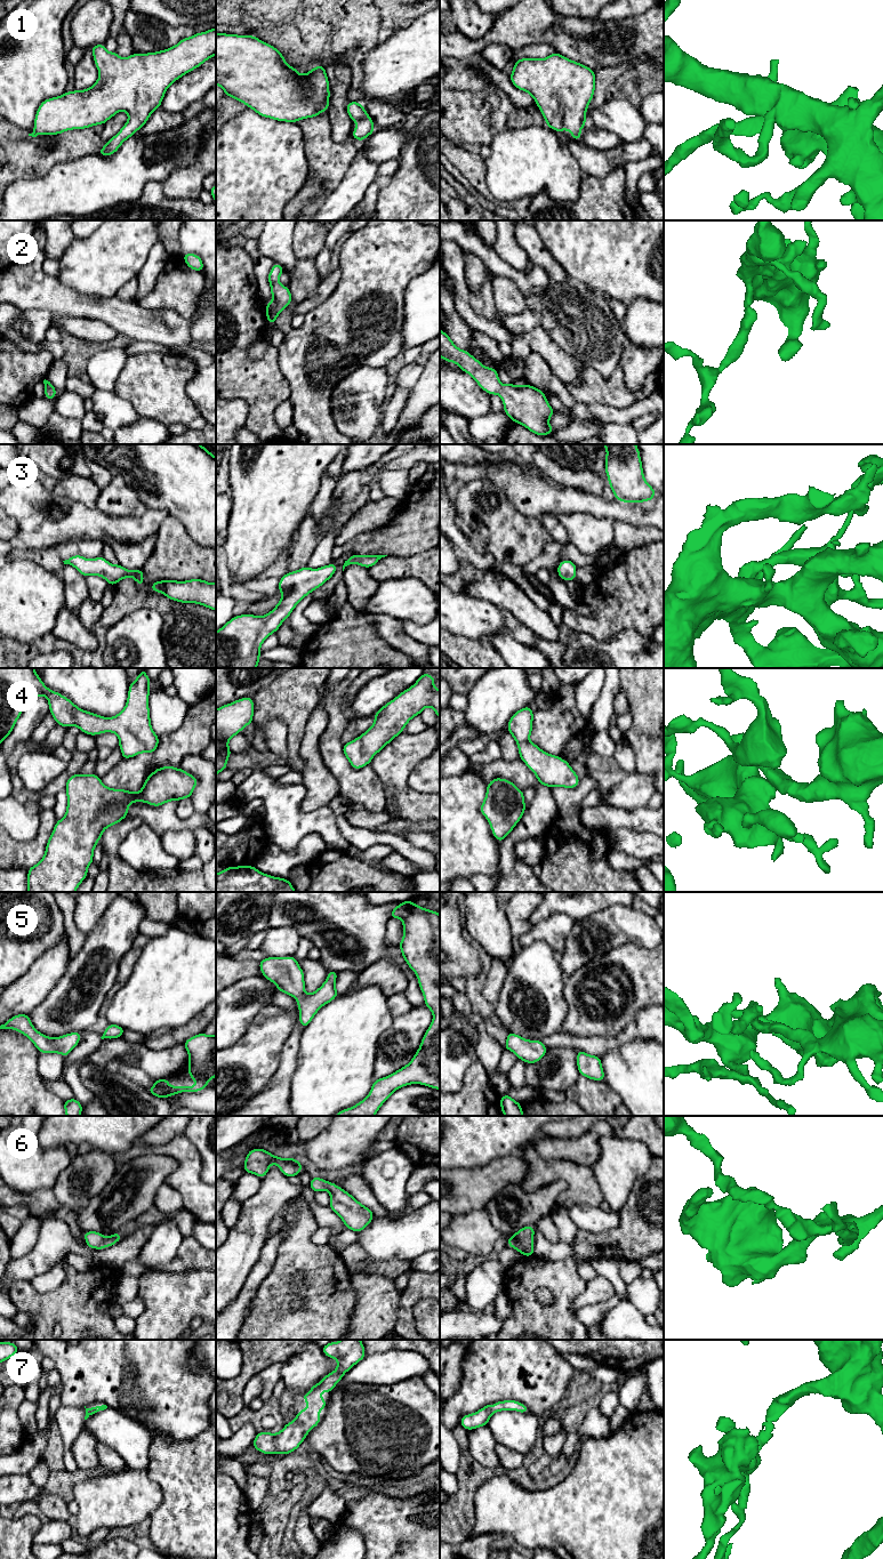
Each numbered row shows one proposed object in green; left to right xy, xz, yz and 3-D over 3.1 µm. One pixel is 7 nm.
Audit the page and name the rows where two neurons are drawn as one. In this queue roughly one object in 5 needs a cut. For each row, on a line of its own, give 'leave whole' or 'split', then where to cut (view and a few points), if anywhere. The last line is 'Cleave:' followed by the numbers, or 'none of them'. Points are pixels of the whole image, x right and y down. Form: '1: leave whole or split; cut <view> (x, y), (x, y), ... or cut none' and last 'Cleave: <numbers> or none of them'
1: leave whole; cut none
2: leave whole; cut none
3: leave whole; cut none
4: leave whole; cut none
5: leave whole; cut none
6: leave whole; cut none
7: leave whole; cut none
Cleave: none of them

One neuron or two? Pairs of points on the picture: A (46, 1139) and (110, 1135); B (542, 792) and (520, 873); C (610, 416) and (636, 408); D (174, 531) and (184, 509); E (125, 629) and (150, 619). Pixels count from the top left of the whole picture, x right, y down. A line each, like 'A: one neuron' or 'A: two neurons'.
A: one neuron
B: one neuron
C: one neuron
D: two neurons
E: one neuron

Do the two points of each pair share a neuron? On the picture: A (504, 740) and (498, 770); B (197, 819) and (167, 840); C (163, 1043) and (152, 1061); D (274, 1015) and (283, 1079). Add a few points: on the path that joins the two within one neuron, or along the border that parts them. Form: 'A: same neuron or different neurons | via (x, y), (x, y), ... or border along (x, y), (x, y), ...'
A: different neurons | border along (502, 757), (519, 760)
B: different neurons | border along (191, 829), (168, 829), (160, 836)
C: different neurons | border along (142, 1042), (154, 1050), (163, 1050), (182, 1043)
D: different neurons | border along (290, 1034), (282, 1049), (279, 1067), (267, 1083)

